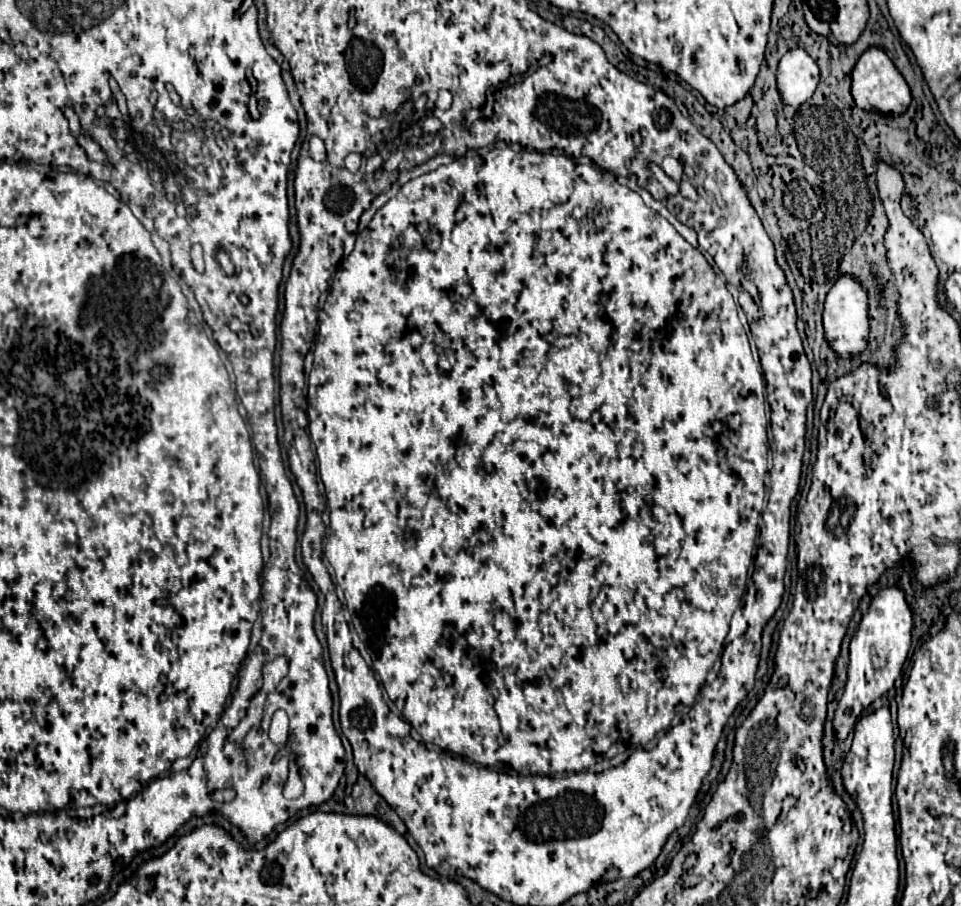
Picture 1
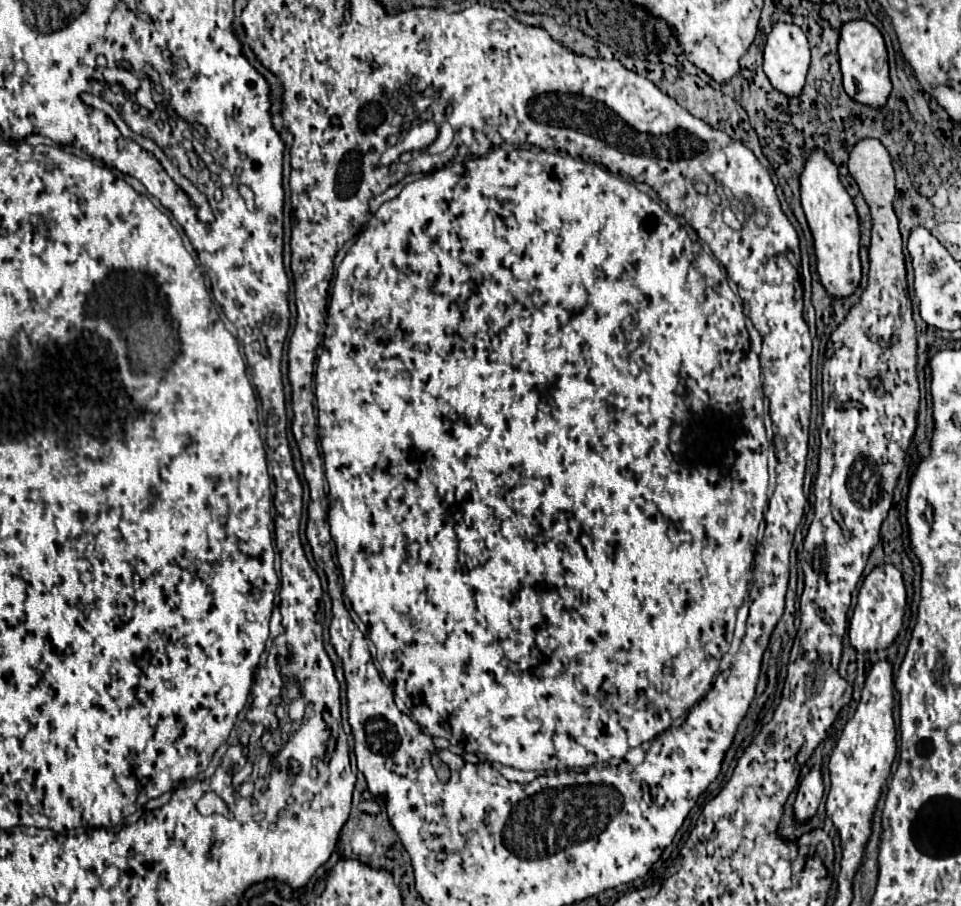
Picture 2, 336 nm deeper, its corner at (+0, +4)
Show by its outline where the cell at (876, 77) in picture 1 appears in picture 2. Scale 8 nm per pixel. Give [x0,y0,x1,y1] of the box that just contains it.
[838,19,892,107]

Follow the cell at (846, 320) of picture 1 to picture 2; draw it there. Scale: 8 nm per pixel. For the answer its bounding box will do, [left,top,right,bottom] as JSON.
[800,149,862,297]

